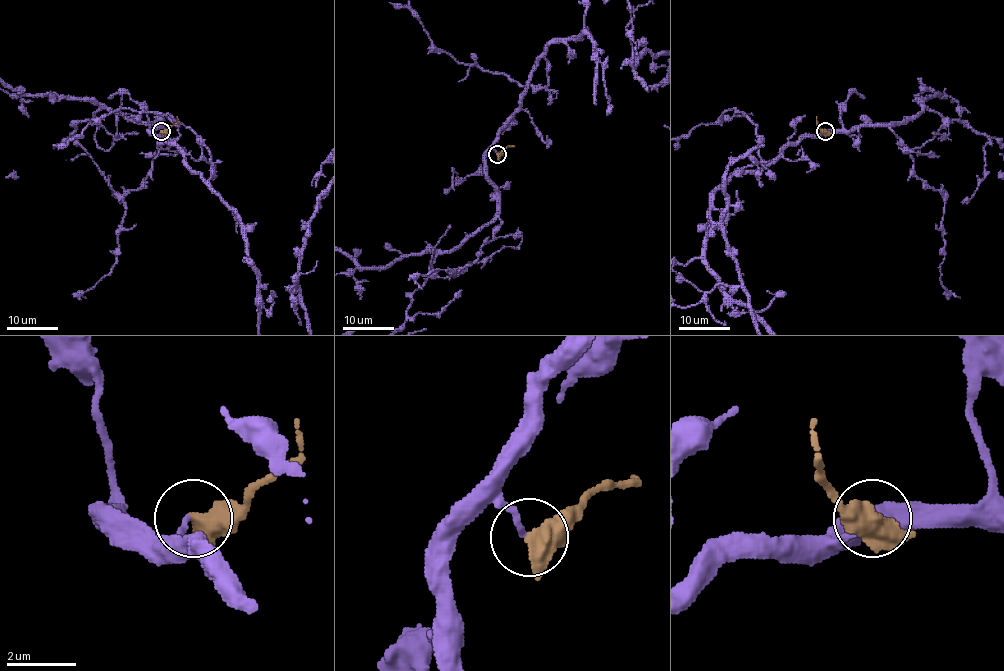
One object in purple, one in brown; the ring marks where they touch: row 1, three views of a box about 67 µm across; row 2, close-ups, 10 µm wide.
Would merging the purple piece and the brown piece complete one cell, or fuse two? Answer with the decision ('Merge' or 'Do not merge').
Merge

